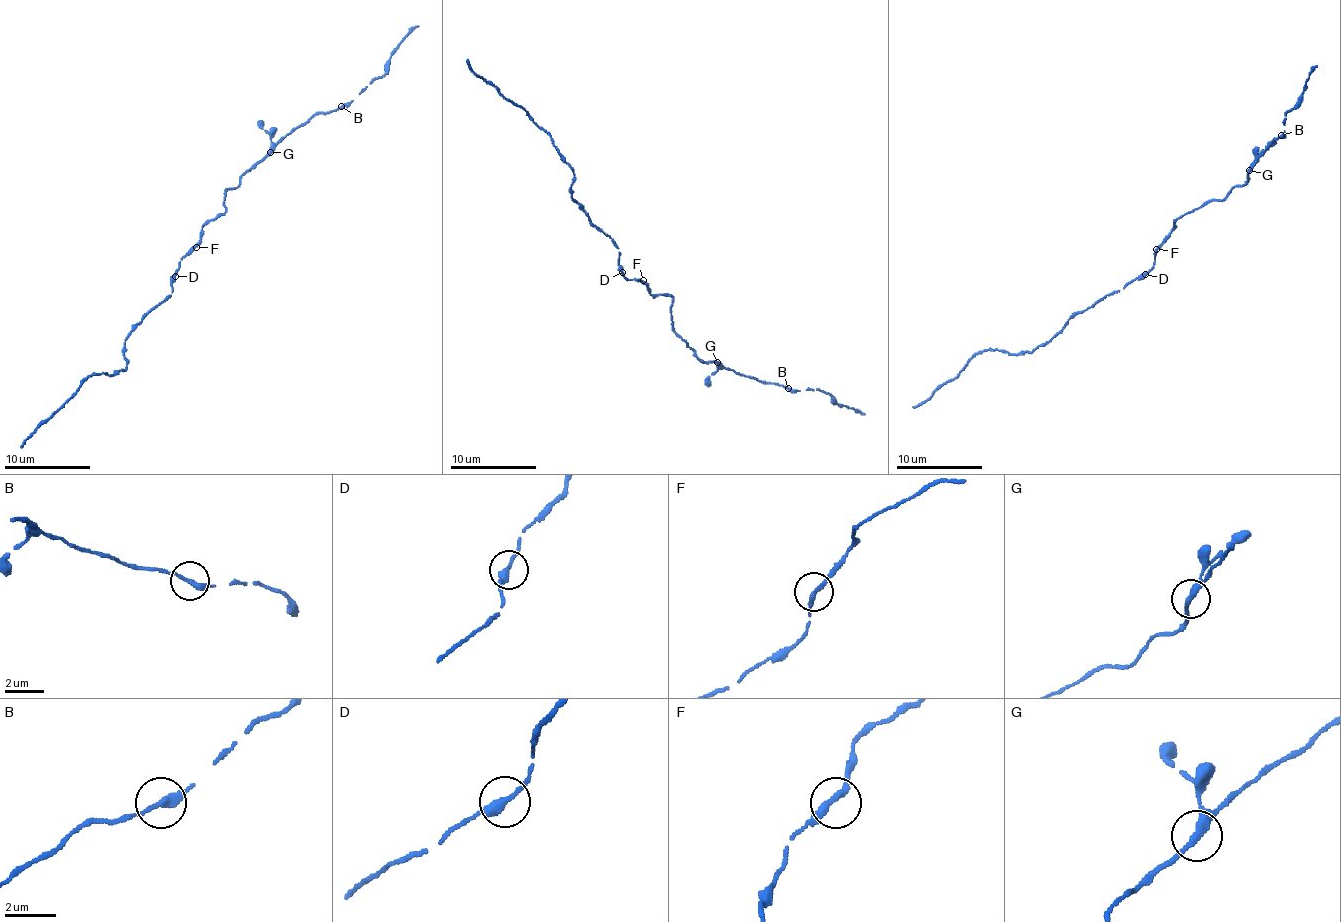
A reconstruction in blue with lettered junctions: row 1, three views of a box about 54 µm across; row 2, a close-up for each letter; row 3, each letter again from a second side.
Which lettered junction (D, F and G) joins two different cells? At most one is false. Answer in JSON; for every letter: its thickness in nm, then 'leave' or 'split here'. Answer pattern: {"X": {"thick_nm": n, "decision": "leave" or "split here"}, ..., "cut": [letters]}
{"D": {"thick_nm": 320, "decision": "leave"}, "F": {"thick_nm": 240, "decision": "leave"}, "G": {"thick_nm": 280, "decision": "leave"}, "cut": []}

